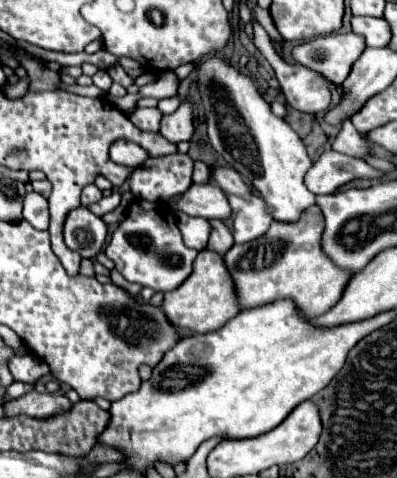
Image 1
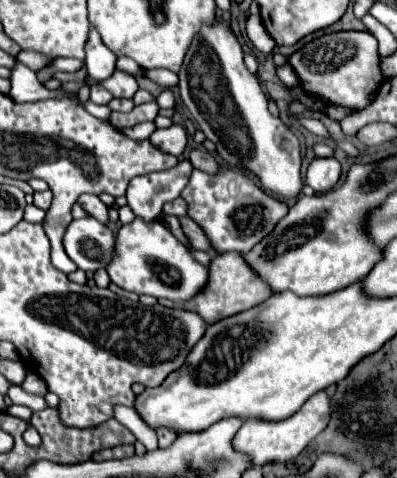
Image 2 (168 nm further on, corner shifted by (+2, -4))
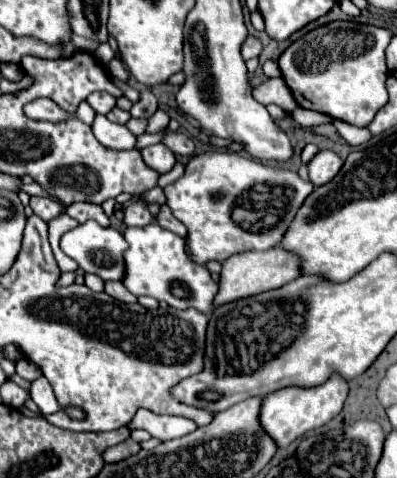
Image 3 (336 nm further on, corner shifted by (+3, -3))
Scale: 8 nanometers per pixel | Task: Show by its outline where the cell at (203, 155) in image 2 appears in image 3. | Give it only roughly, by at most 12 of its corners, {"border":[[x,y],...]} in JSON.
{"border":[[165,131],[161,141],[175,155],[195,153],[193,139]]}

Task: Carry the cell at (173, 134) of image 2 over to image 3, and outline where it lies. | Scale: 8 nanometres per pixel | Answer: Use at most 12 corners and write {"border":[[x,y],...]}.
{"border":[[163,143],[145,147],[141,157],[157,173],[169,173],[175,155]]}

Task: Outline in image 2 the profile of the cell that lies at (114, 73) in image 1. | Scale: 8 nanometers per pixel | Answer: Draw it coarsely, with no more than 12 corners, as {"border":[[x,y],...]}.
{"border":[[92,28],[86,42],[88,74],[106,80],[116,56]]}

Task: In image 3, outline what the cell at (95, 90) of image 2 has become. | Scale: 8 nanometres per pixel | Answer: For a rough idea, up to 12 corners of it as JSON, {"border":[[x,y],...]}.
{"border":[[91,93],[87,103],[99,115],[107,115],[115,107],[109,93]]}

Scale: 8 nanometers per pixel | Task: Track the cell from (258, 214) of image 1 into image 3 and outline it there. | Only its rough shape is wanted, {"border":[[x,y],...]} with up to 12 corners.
{"border":[[231,151],[165,189],[193,263],[277,247],[313,187]]}

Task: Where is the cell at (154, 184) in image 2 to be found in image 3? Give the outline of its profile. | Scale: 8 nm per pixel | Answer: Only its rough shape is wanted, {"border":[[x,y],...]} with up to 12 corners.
{"border":[[147,201],[129,203],[123,211],[127,227],[143,227],[153,221]]}

